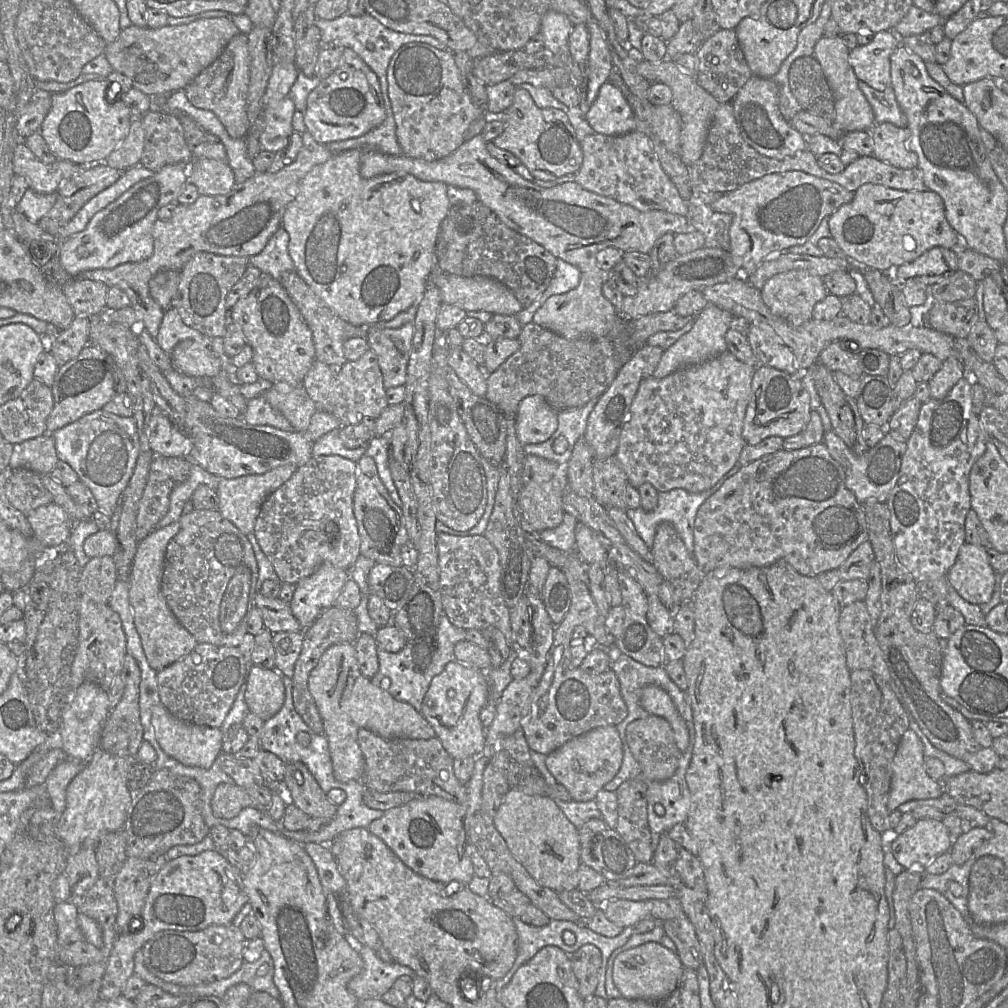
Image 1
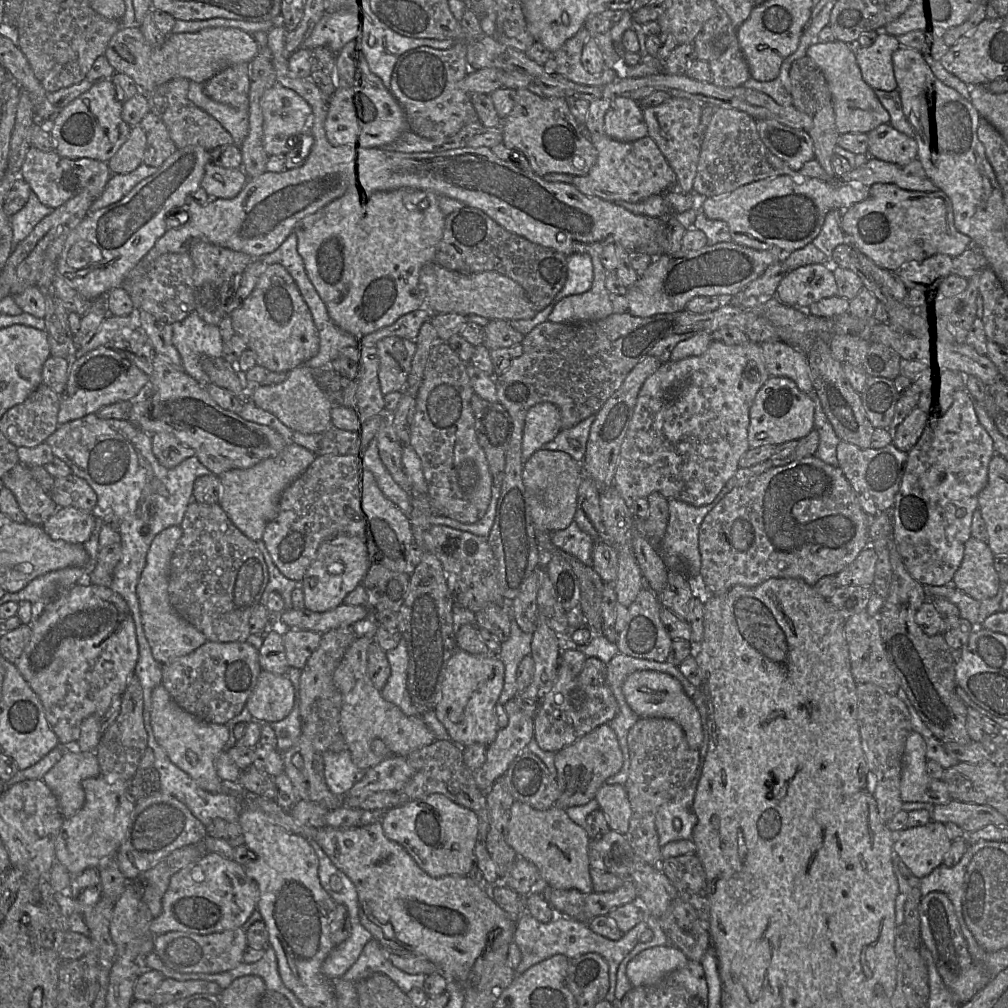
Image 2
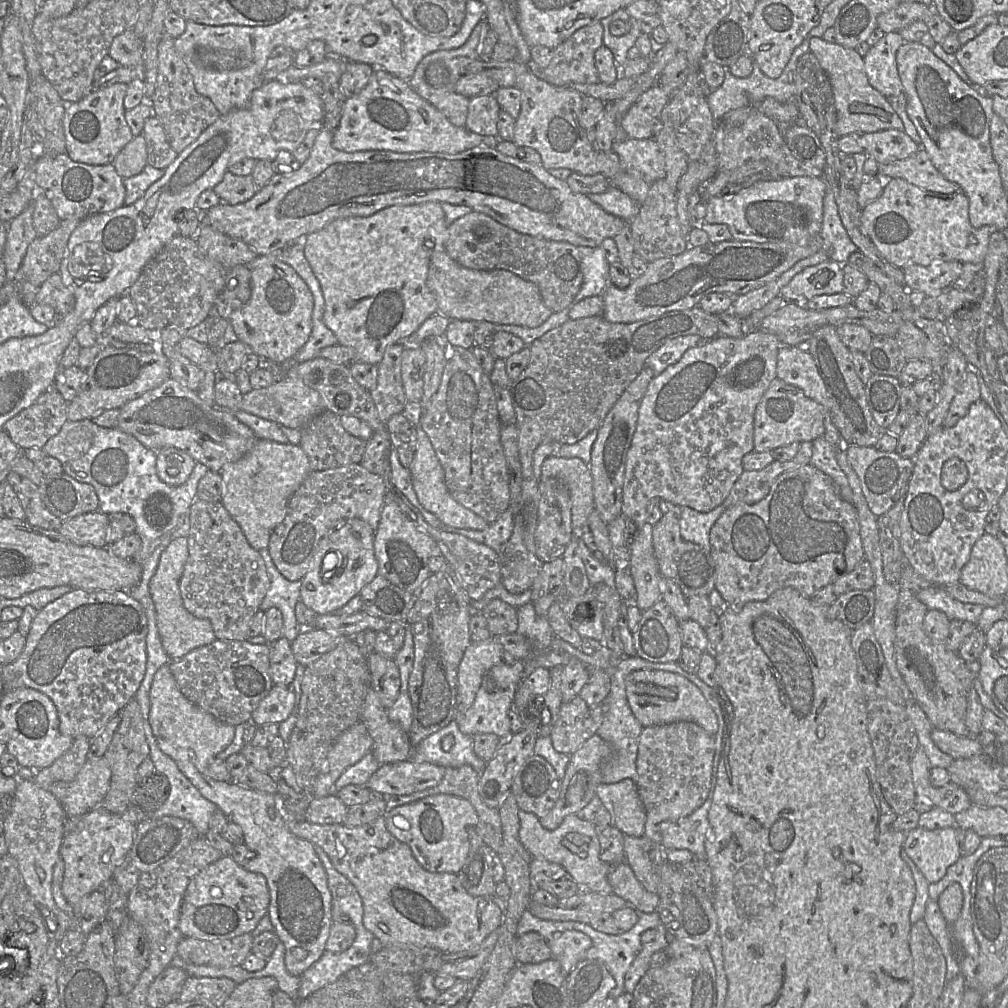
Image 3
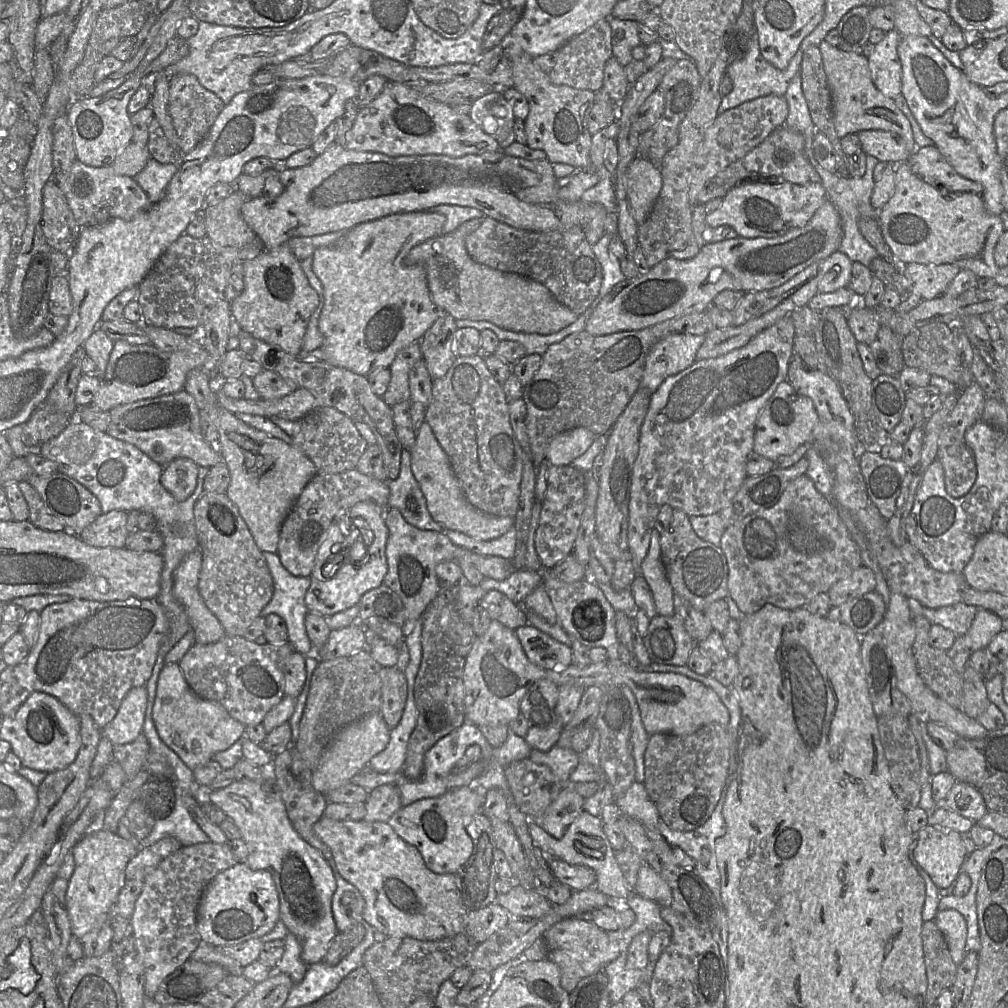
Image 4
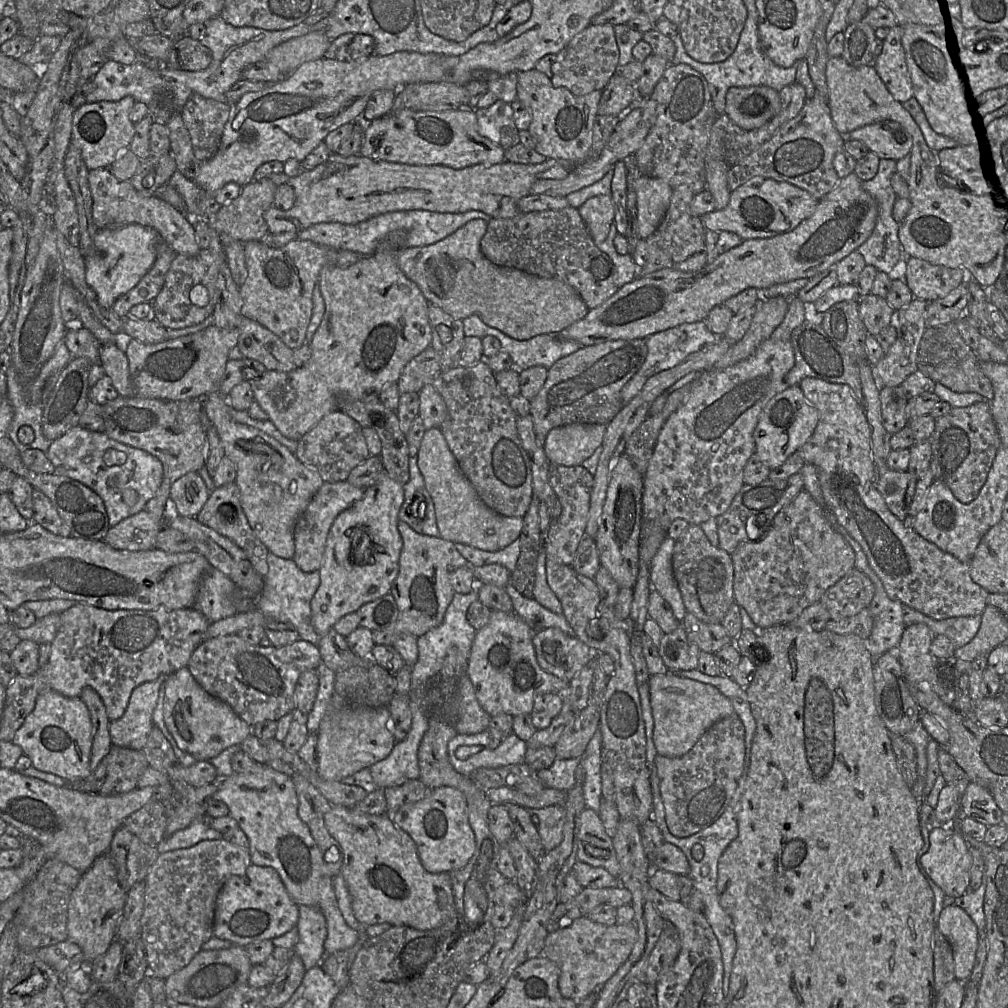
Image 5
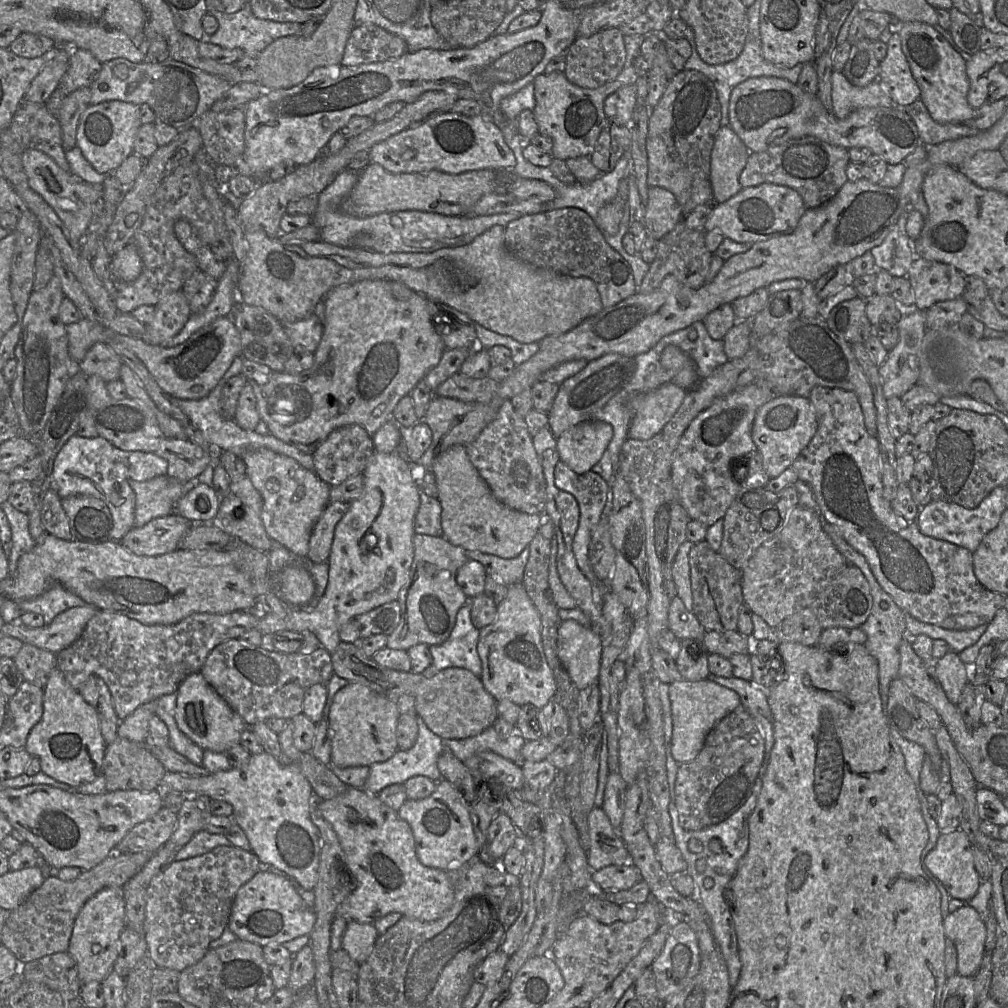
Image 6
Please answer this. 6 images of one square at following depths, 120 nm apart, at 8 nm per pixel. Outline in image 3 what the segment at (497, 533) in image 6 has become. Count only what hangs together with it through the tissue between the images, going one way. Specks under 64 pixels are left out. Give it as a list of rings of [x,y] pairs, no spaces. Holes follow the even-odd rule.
[[[420,426],[415,428],[415,432],[416,449],[409,471],[413,489],[422,507],[434,514],[445,525],[451,527],[470,530],[484,530],[488,528],[490,523],[453,499],[445,484],[443,468],[437,458],[429,437]]]

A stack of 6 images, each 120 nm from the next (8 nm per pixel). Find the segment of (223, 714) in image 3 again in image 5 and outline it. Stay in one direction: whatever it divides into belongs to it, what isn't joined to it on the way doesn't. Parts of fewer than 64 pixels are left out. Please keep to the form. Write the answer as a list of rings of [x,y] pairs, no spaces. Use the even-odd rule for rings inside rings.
[[[238,634],[219,636],[203,641],[193,652],[188,669],[197,683],[211,696],[227,703],[250,726],[266,720],[278,721],[296,710],[295,687],[300,675],[316,670],[323,663],[317,645],[304,640],[282,647],[251,645]]]

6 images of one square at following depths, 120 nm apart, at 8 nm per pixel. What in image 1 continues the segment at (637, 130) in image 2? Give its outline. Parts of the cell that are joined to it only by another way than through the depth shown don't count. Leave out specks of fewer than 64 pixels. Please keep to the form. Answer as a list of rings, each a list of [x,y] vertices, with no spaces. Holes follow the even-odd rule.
[[[611,81],[599,89],[597,98],[585,114],[585,119],[593,130],[604,135],[622,135],[636,130],[636,117],[626,96]]]

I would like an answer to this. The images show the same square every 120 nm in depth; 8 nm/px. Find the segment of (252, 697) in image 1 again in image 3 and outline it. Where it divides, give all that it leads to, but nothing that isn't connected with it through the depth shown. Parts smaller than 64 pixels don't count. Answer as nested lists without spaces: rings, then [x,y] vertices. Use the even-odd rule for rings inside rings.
[[[274,685],[253,711],[251,720],[257,726],[280,724],[291,714],[294,702],[295,693],[291,687]]]

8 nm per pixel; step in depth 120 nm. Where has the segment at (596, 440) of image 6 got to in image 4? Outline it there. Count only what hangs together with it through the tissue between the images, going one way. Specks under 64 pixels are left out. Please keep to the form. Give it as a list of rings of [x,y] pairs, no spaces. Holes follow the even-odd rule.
[[[584,427],[557,434],[549,443],[545,460],[556,466],[570,465],[591,446],[597,435]]]

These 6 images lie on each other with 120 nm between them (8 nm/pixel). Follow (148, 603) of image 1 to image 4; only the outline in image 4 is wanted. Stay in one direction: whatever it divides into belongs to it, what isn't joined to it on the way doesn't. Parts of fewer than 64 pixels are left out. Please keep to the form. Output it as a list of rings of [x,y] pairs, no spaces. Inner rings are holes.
[[[198,549],[189,553],[174,573],[173,591],[189,618],[195,644],[204,645],[221,640],[226,633],[199,593],[201,566],[201,551]]]

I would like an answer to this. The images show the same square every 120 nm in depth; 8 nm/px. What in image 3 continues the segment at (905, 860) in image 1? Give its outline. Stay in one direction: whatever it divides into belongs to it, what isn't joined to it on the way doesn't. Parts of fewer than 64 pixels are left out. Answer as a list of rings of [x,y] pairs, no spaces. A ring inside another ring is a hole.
[[[917,827],[906,833],[903,850],[929,884],[939,882],[949,866],[961,857],[954,827],[935,830]]]

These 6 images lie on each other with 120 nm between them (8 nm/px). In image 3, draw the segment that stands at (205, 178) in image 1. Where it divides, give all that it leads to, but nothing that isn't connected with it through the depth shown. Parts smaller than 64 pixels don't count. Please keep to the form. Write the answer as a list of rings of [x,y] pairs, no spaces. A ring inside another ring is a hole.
[[[227,171],[213,191],[221,202],[237,205],[250,200],[258,191],[251,175],[238,176]]]

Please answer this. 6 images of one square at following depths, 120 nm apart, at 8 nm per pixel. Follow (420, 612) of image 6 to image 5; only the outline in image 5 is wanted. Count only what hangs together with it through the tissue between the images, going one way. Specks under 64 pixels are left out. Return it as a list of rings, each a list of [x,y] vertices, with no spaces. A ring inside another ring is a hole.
[[[401,520],[397,527],[403,539],[403,548],[399,558],[399,573],[390,593],[396,600],[399,614],[391,626],[372,631],[376,645],[392,645],[398,635],[403,633],[419,637],[441,625],[445,612],[456,593],[449,580],[449,573],[454,569],[470,568],[474,577],[483,584],[504,588],[510,582],[510,572],[500,564],[474,566],[459,553],[453,542],[440,536],[419,534]]]

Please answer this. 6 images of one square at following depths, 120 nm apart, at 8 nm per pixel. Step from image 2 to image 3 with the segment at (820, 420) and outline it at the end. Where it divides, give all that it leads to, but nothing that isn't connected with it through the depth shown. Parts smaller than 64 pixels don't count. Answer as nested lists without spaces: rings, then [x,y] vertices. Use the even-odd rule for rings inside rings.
[[[824,436],[813,441],[813,454],[810,464],[828,475],[836,486],[840,496],[853,503],[853,492],[848,478],[839,466],[837,460],[838,450]]]

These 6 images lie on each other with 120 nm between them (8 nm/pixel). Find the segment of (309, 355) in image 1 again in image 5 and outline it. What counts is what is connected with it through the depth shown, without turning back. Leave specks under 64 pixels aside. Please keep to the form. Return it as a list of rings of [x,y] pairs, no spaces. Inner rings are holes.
[[[293,240],[282,248],[271,248],[260,241],[249,241],[244,244],[247,278],[240,286],[241,315],[257,321],[276,334],[289,348],[295,350],[306,343],[306,332],[312,317],[313,291],[319,281],[323,267],[333,265],[341,268],[349,267],[362,257],[346,250],[335,250],[311,241]]]

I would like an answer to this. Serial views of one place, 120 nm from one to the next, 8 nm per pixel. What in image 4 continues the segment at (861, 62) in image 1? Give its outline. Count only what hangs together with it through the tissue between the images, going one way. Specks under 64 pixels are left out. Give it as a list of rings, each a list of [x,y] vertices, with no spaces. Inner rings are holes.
[[[894,28],[887,31],[867,57],[873,83],[893,100],[902,94],[902,66],[897,51],[902,37]]]

